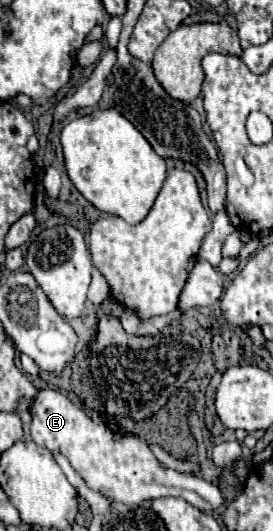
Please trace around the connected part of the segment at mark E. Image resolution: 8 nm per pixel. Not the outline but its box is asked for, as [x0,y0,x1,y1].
[30,387,224,513]

